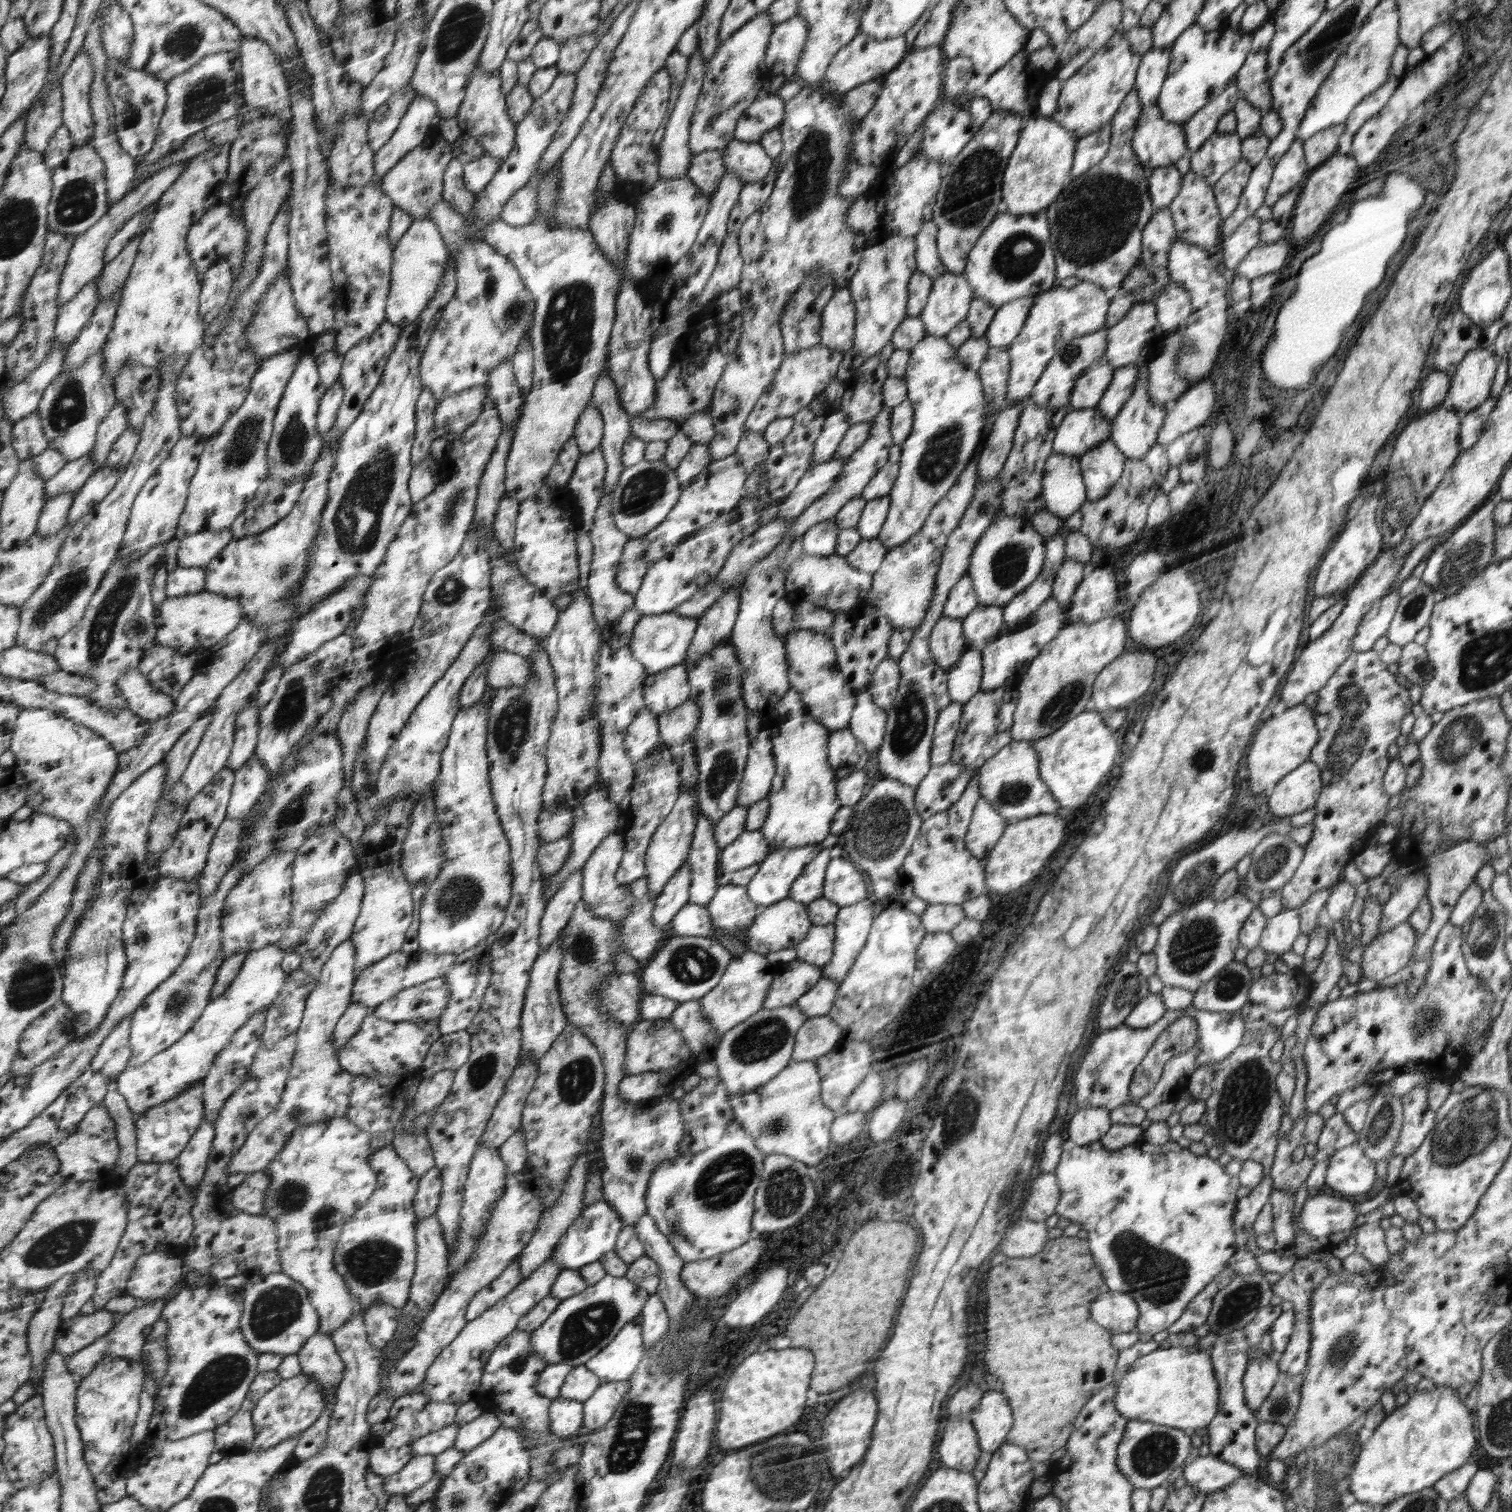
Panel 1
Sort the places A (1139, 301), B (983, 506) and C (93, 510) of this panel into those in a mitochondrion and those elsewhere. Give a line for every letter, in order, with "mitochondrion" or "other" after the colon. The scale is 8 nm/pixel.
A: other
B: mitochondrion
C: other

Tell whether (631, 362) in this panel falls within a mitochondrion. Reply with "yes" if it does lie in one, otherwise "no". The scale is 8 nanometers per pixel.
no

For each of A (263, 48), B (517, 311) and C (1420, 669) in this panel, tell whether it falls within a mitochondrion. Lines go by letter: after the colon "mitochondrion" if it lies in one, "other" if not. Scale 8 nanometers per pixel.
A: other
B: mitochondrion
C: mitochondrion

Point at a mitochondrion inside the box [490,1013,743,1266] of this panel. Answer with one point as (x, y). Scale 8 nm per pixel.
(574, 1083)

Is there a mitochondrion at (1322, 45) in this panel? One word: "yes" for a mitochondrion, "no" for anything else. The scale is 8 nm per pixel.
yes

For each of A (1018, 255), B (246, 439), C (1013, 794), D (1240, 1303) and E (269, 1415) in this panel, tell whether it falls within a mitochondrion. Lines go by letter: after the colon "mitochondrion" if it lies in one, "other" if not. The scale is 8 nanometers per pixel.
A: mitochondrion
B: mitochondrion
C: mitochondrion
D: mitochondrion
E: other

